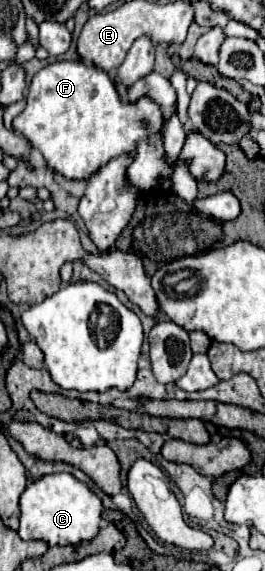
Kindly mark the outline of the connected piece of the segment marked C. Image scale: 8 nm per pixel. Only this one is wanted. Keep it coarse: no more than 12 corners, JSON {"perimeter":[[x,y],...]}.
{"perimeter":[[69,473],[21,495],[19,537],[77,545],[99,533],[101,499]]}

